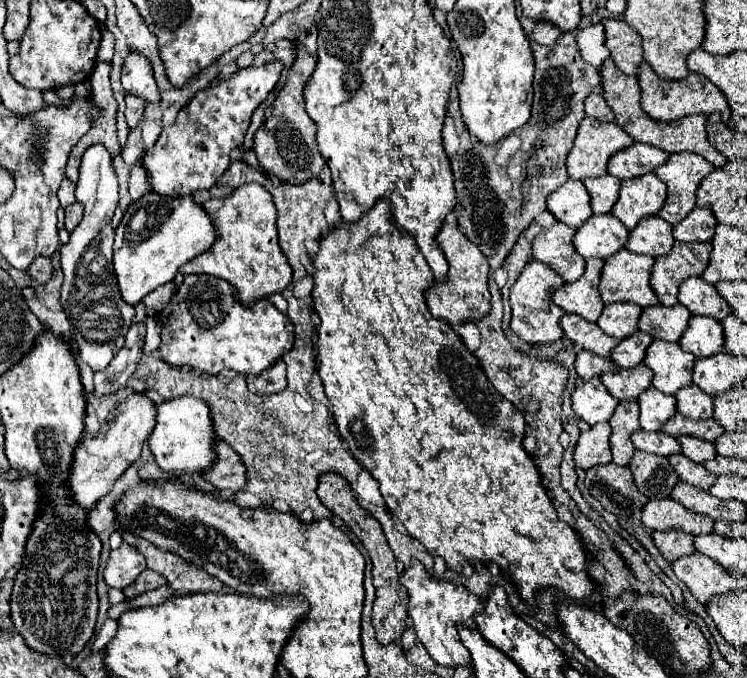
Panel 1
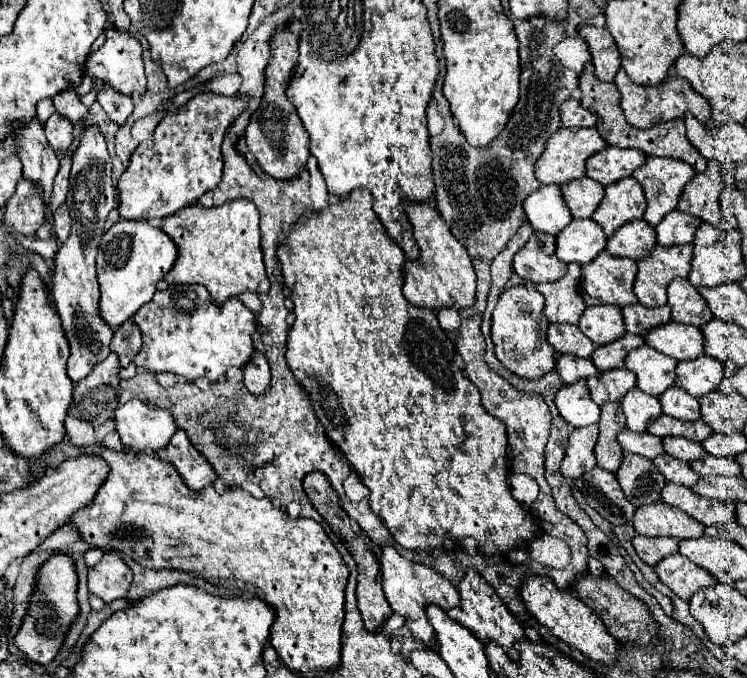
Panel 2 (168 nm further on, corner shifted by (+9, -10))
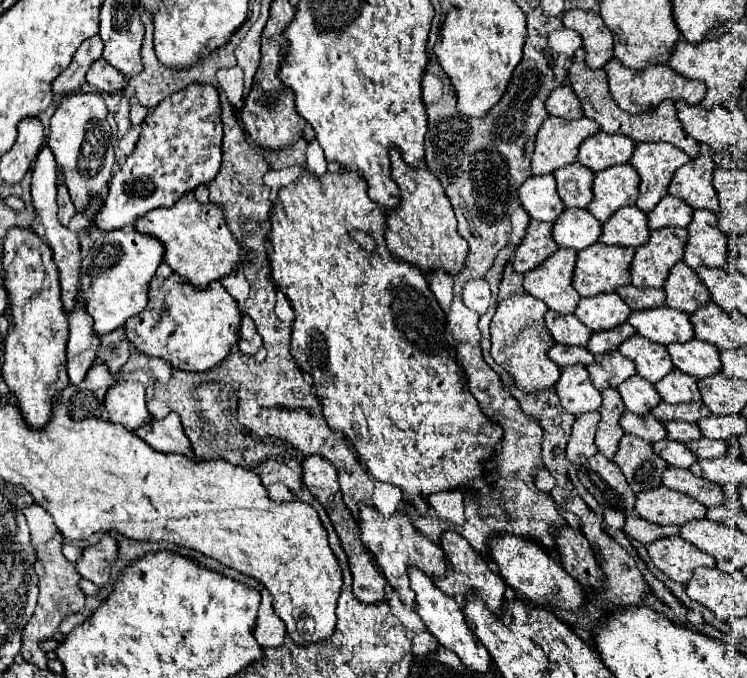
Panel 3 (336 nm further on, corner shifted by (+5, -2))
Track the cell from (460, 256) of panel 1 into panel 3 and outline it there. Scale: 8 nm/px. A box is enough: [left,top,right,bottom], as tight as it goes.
[385,150,469,274]

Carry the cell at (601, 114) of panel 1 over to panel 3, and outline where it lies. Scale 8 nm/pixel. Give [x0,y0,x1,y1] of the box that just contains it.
[545,84,583,120]

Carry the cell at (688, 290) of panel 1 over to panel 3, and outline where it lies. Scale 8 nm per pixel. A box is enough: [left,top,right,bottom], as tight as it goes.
[663,262,711,314]

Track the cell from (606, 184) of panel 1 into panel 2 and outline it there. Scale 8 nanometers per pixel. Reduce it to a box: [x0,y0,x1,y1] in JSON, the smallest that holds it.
[559,176,603,218]

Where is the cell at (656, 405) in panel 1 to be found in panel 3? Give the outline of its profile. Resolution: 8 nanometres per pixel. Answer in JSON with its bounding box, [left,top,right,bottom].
[617,374,661,416]

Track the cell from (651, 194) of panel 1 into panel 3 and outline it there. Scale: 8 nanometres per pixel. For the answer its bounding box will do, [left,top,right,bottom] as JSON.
[587,164,639,222]

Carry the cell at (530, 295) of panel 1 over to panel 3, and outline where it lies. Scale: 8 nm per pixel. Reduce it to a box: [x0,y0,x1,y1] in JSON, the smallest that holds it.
[491,292,561,392]

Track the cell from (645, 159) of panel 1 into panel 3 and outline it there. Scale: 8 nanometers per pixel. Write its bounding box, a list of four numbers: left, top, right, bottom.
[579,130,635,172]

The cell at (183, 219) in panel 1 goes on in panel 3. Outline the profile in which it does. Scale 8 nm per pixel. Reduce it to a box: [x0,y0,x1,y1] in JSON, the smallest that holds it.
[81,230,165,334]

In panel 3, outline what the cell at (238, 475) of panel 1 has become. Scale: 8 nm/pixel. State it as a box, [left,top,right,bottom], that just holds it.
[135,412,195,460]

